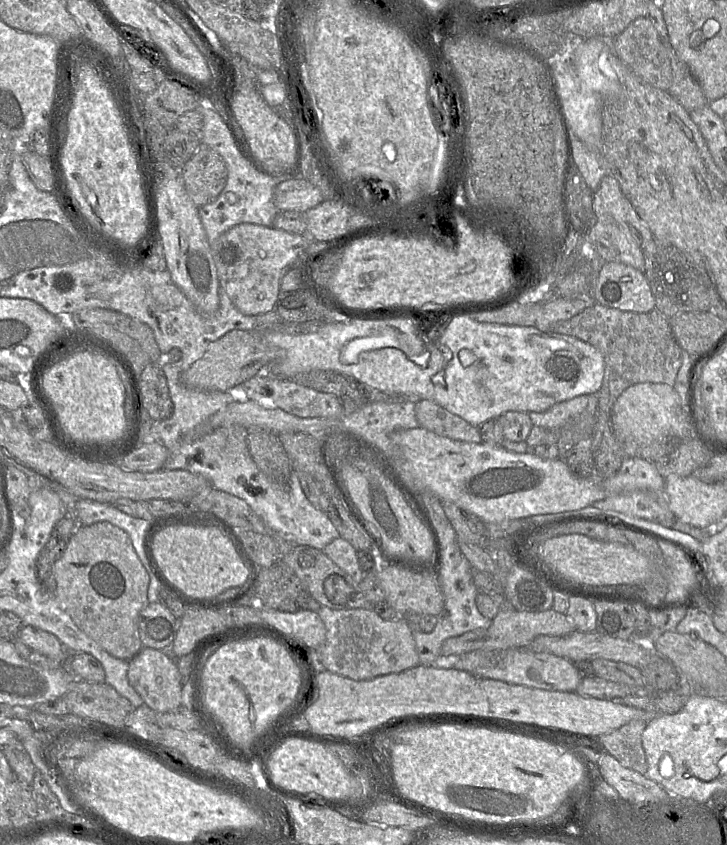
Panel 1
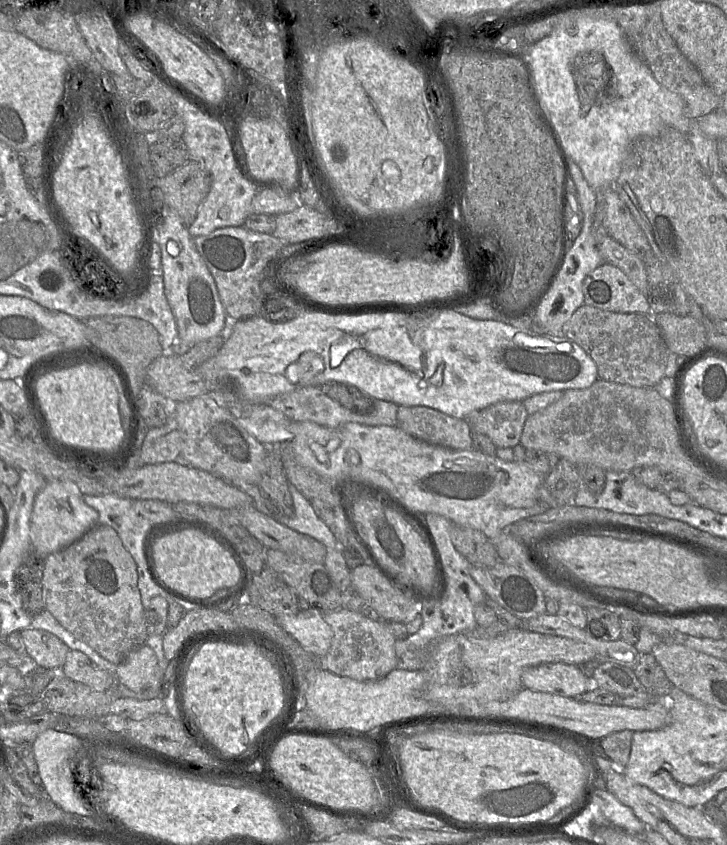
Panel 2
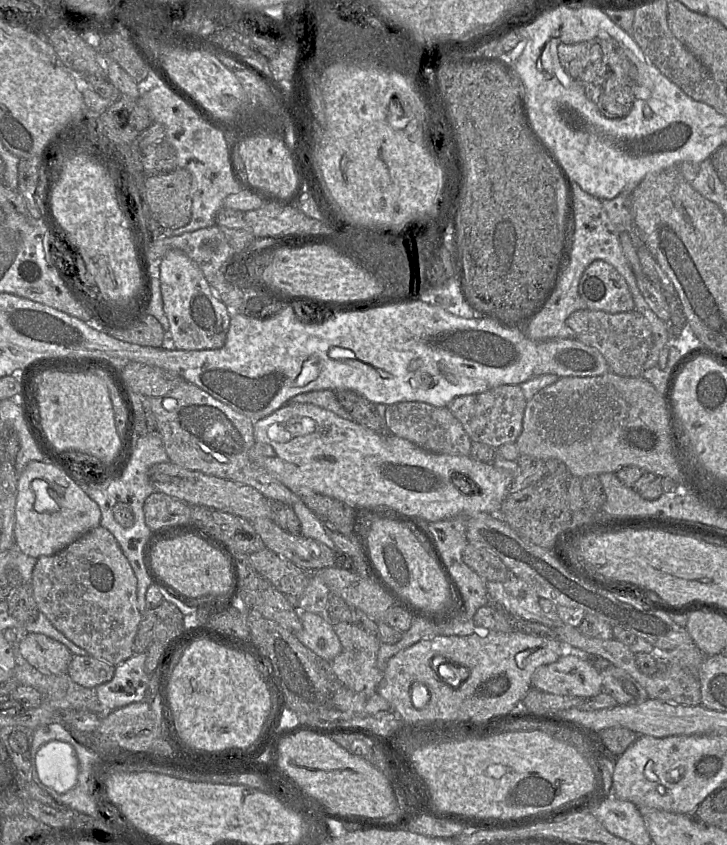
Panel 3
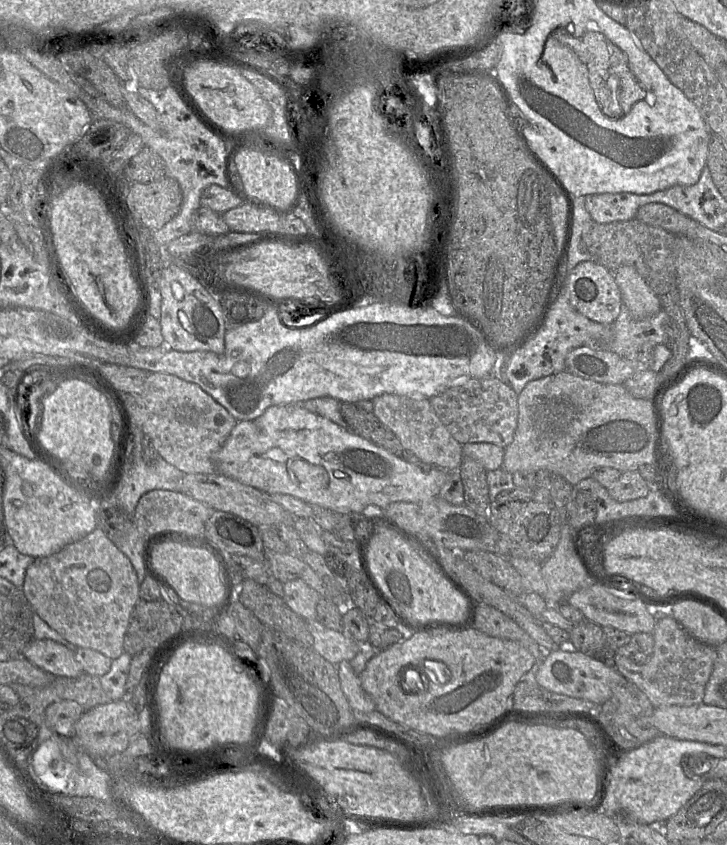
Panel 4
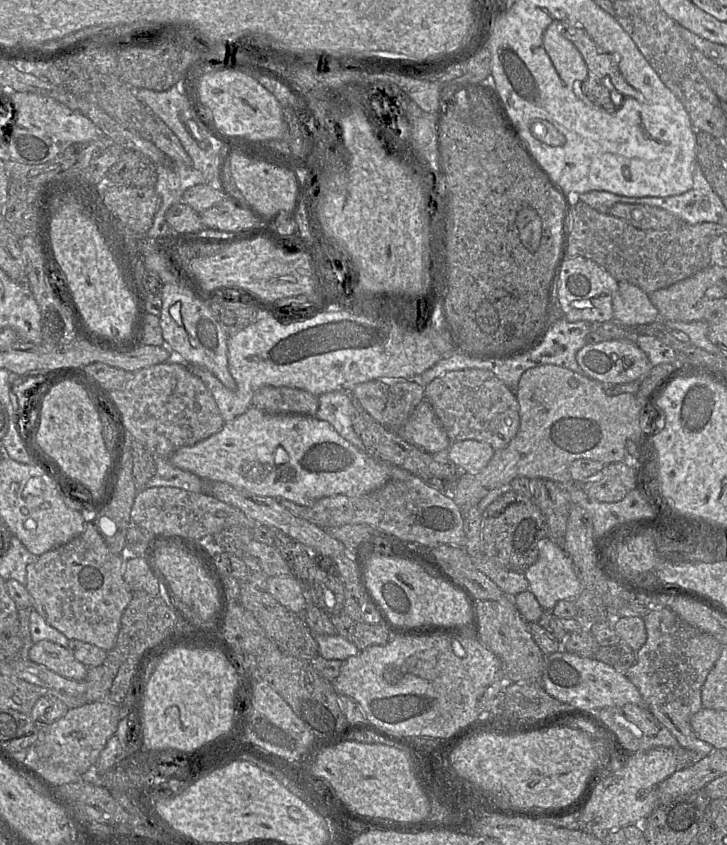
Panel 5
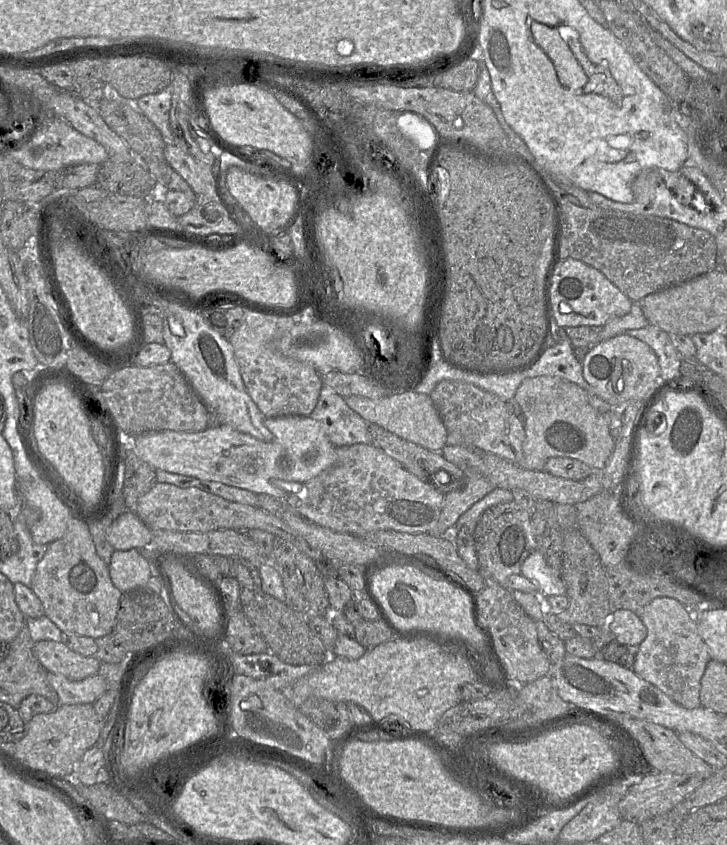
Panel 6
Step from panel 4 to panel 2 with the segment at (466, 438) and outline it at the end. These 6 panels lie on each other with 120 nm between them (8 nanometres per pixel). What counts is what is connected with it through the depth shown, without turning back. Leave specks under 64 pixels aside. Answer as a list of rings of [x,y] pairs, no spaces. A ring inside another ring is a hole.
[[[502,401],[475,411],[467,421],[473,432],[488,436],[497,448],[513,448],[520,443],[527,417],[521,401]]]

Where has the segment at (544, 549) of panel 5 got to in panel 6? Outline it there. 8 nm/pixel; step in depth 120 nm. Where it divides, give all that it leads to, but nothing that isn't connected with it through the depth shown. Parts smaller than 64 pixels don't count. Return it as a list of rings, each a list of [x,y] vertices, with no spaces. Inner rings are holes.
[[[534,550],[526,558],[520,574],[538,587],[538,595],[541,598],[566,595],[566,585],[561,574],[546,563],[543,554],[538,550]]]

